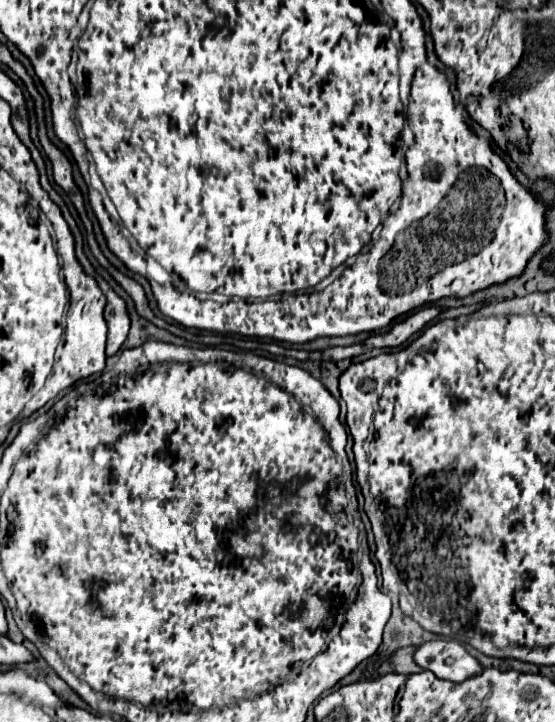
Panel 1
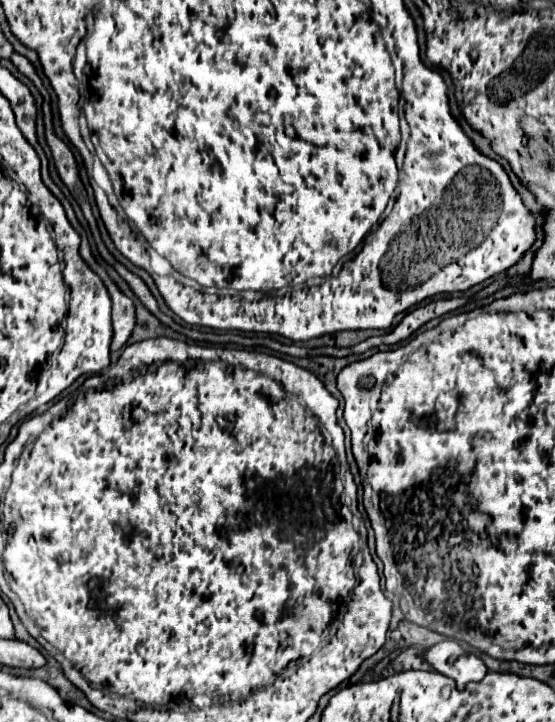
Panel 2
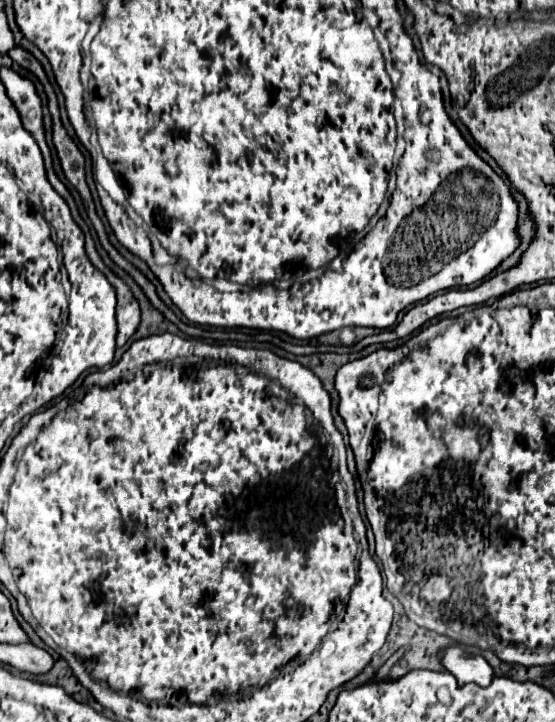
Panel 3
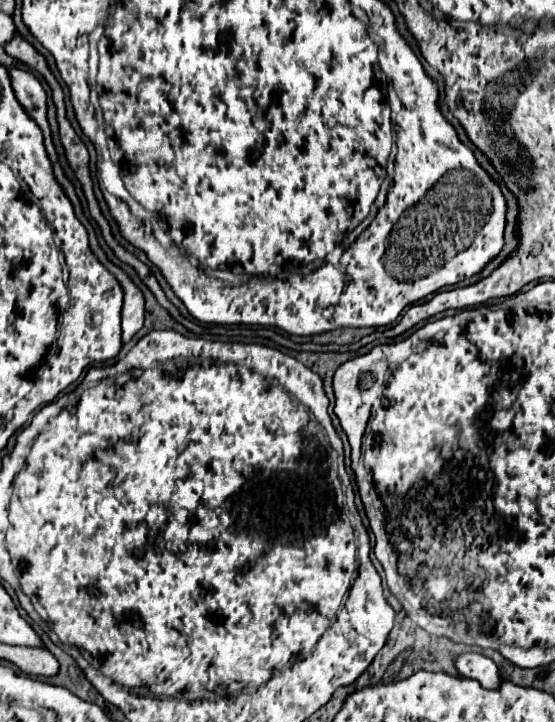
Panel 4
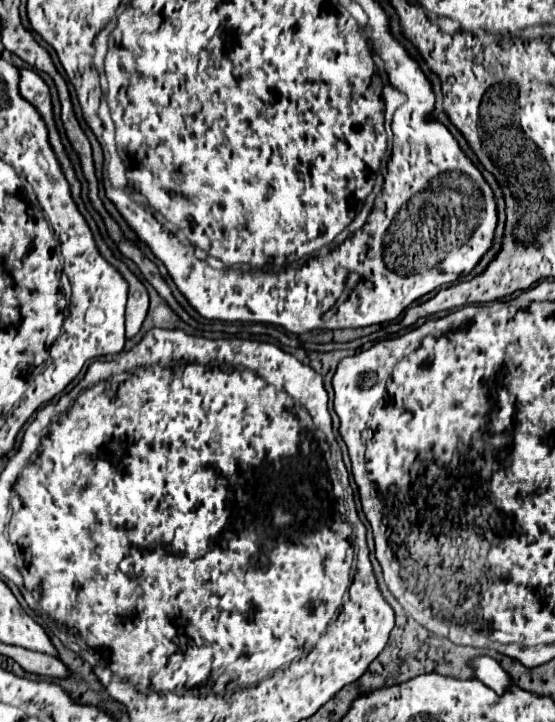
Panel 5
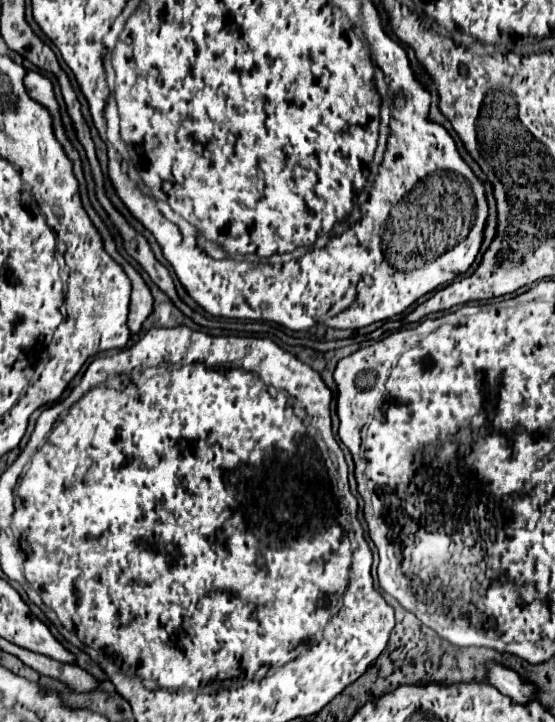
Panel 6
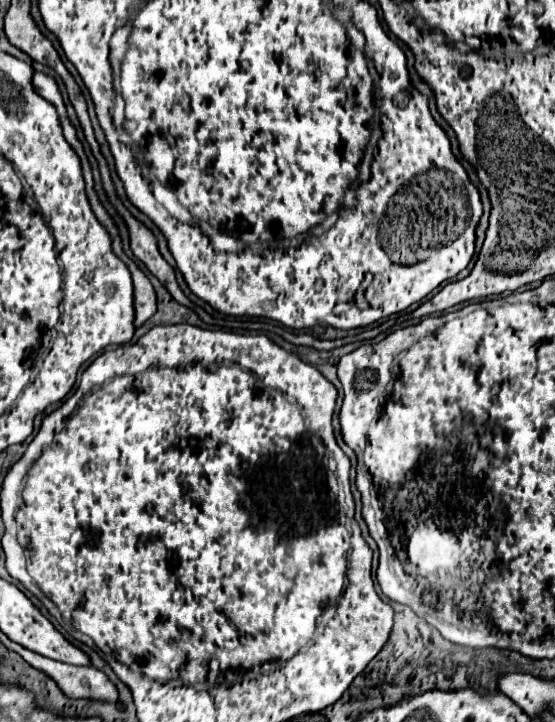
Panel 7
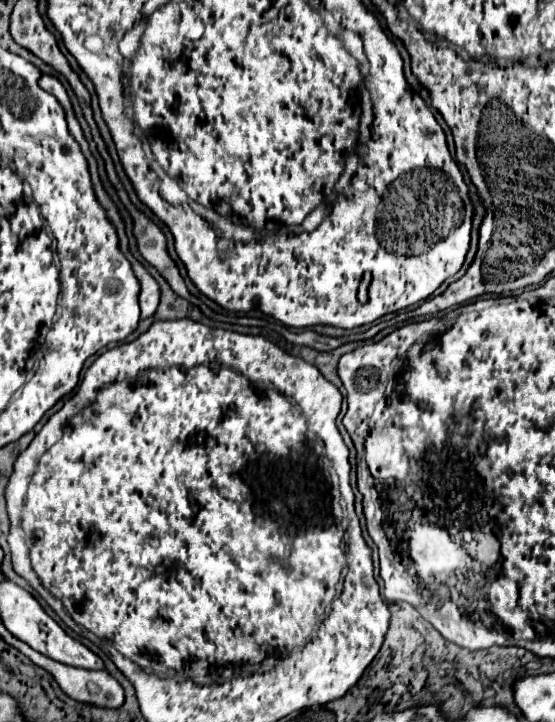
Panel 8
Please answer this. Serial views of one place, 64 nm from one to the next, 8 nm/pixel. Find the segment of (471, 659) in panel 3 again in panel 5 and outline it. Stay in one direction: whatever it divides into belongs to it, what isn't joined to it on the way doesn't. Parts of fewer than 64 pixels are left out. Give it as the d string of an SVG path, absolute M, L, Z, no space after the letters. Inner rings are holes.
M478 656L476 660L468 662L474 670L474 676L486 684L488 688L496 690L496 694L504 694L504 690L510 686L510 676L500 668L500 664L490 656Z

